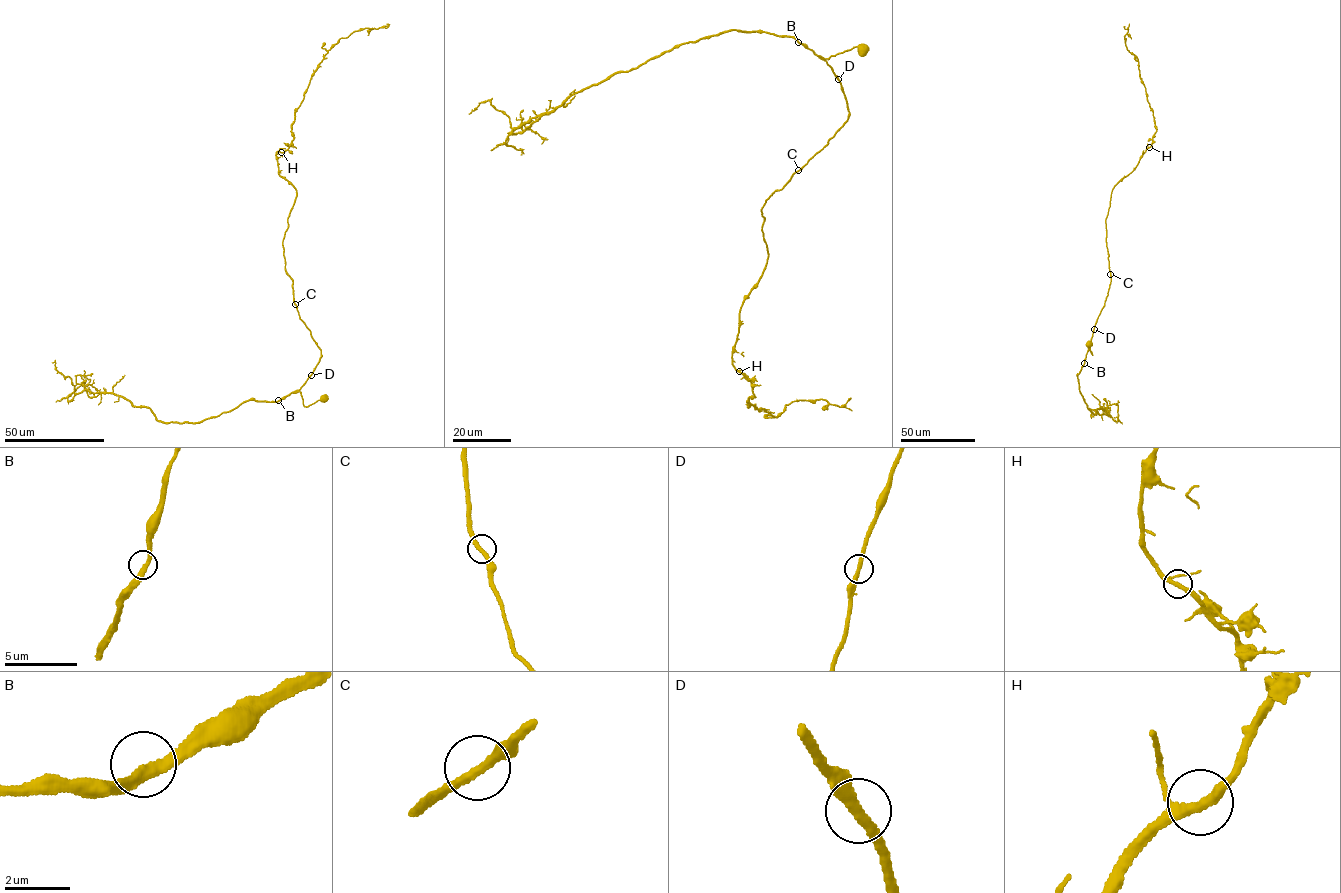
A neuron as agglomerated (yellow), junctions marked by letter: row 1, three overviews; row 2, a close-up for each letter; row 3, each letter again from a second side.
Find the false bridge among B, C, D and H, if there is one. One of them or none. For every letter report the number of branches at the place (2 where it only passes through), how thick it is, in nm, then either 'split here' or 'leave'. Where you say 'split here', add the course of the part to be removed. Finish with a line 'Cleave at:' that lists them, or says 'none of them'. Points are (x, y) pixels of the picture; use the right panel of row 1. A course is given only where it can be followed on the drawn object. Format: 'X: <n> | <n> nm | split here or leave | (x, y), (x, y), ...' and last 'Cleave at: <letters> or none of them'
B: 2 | 280 nm | leave
C: 2 | 260 nm | leave
D: 2 | 280 nm | leave
H: 2 | 280 nm | leave
Cleave at: none of them

